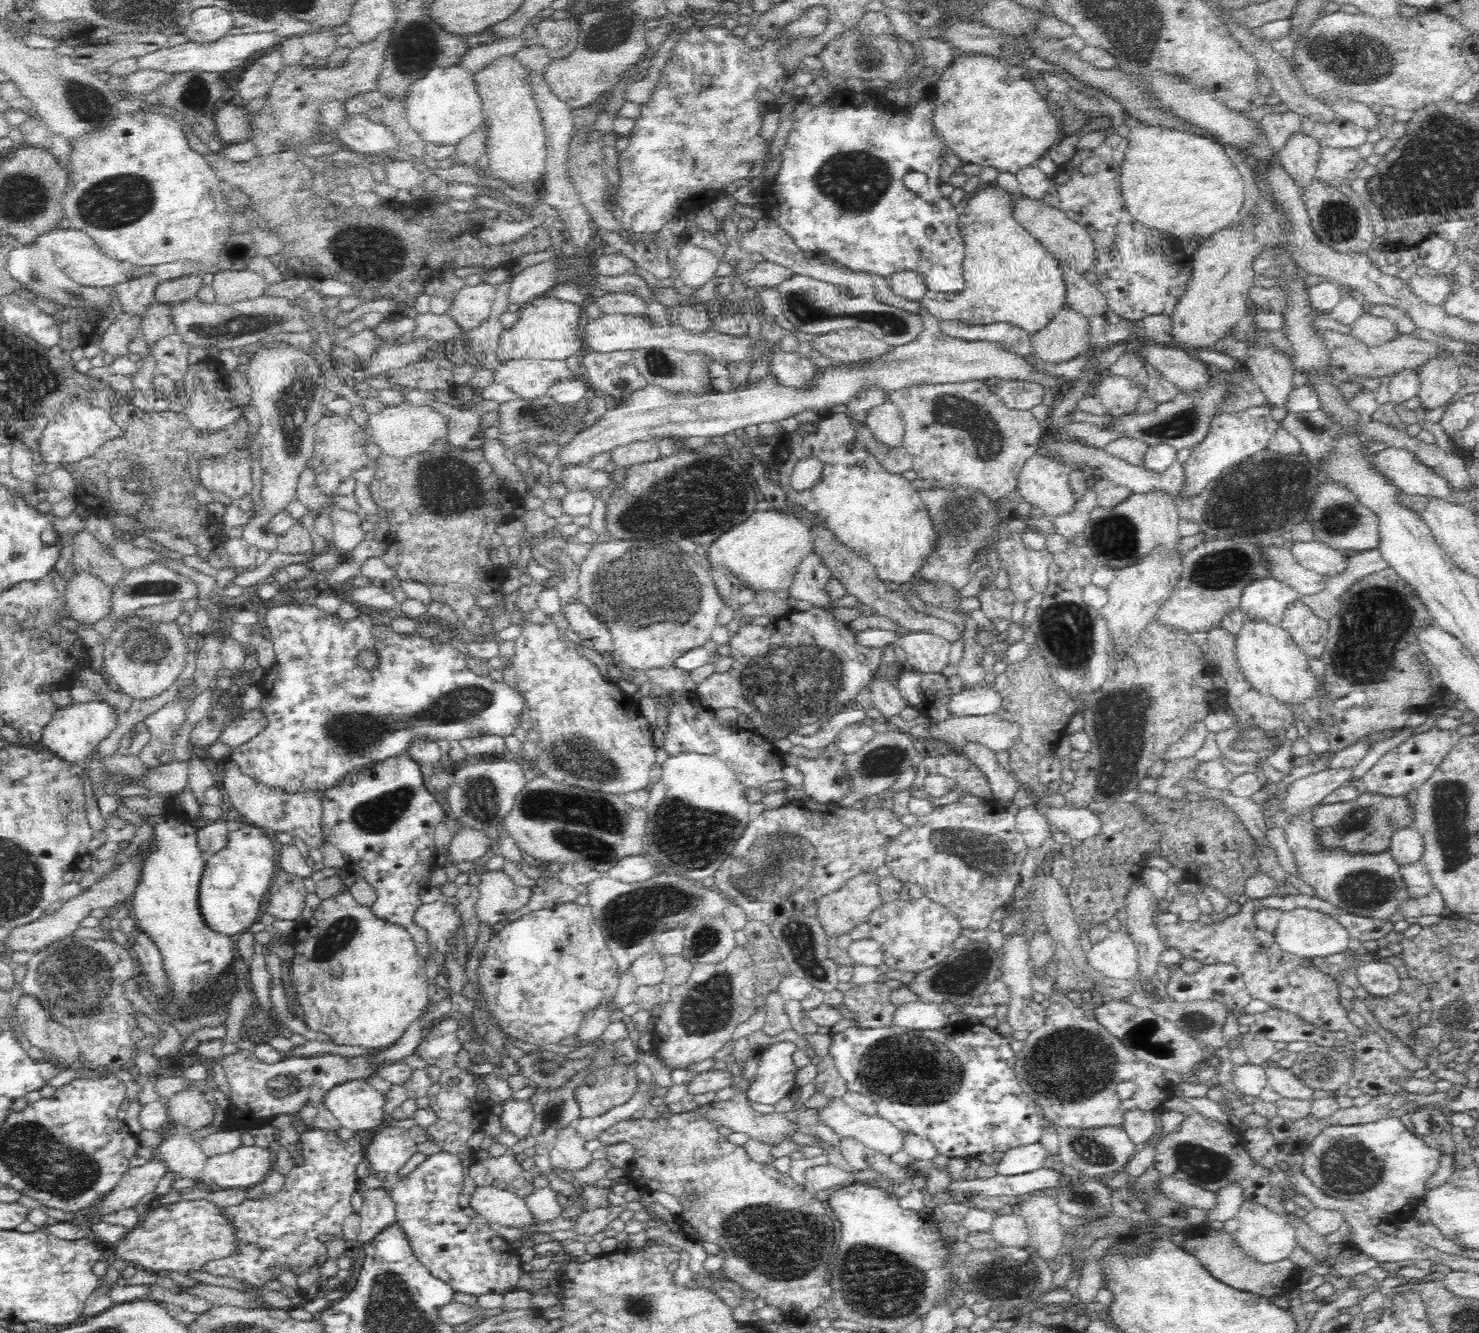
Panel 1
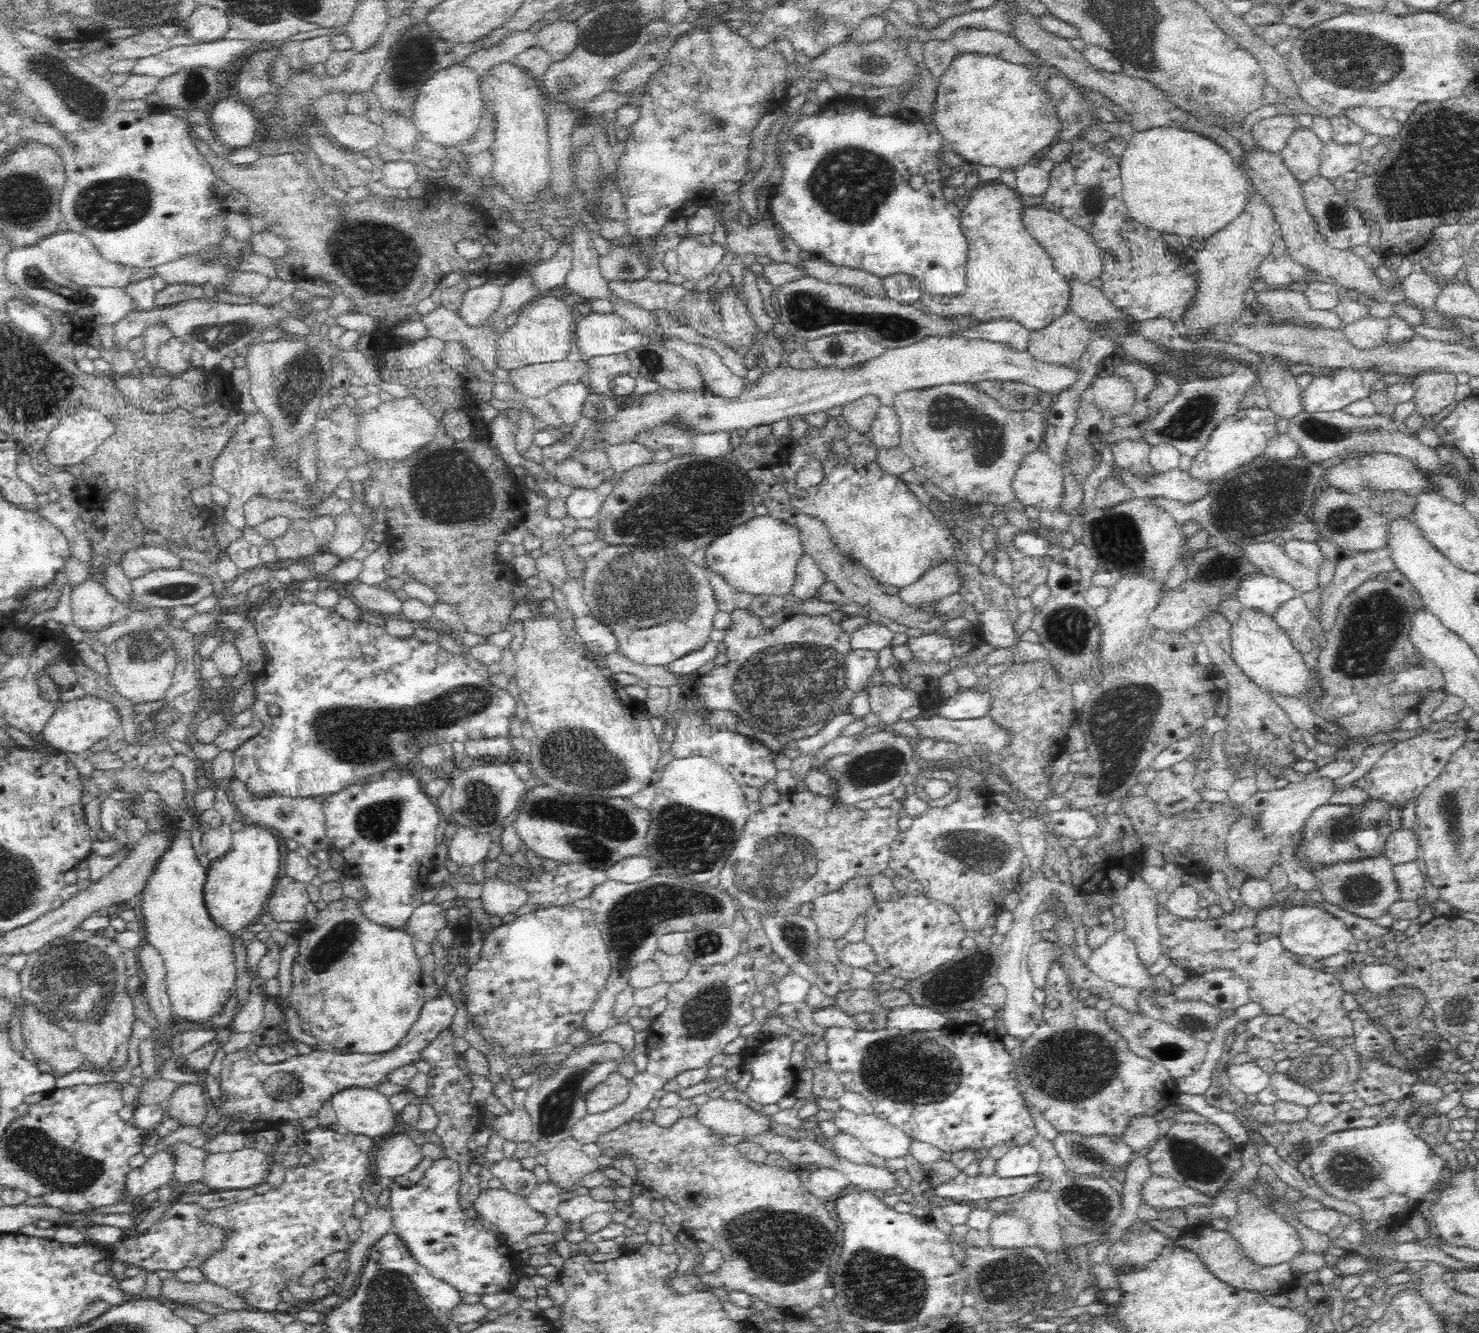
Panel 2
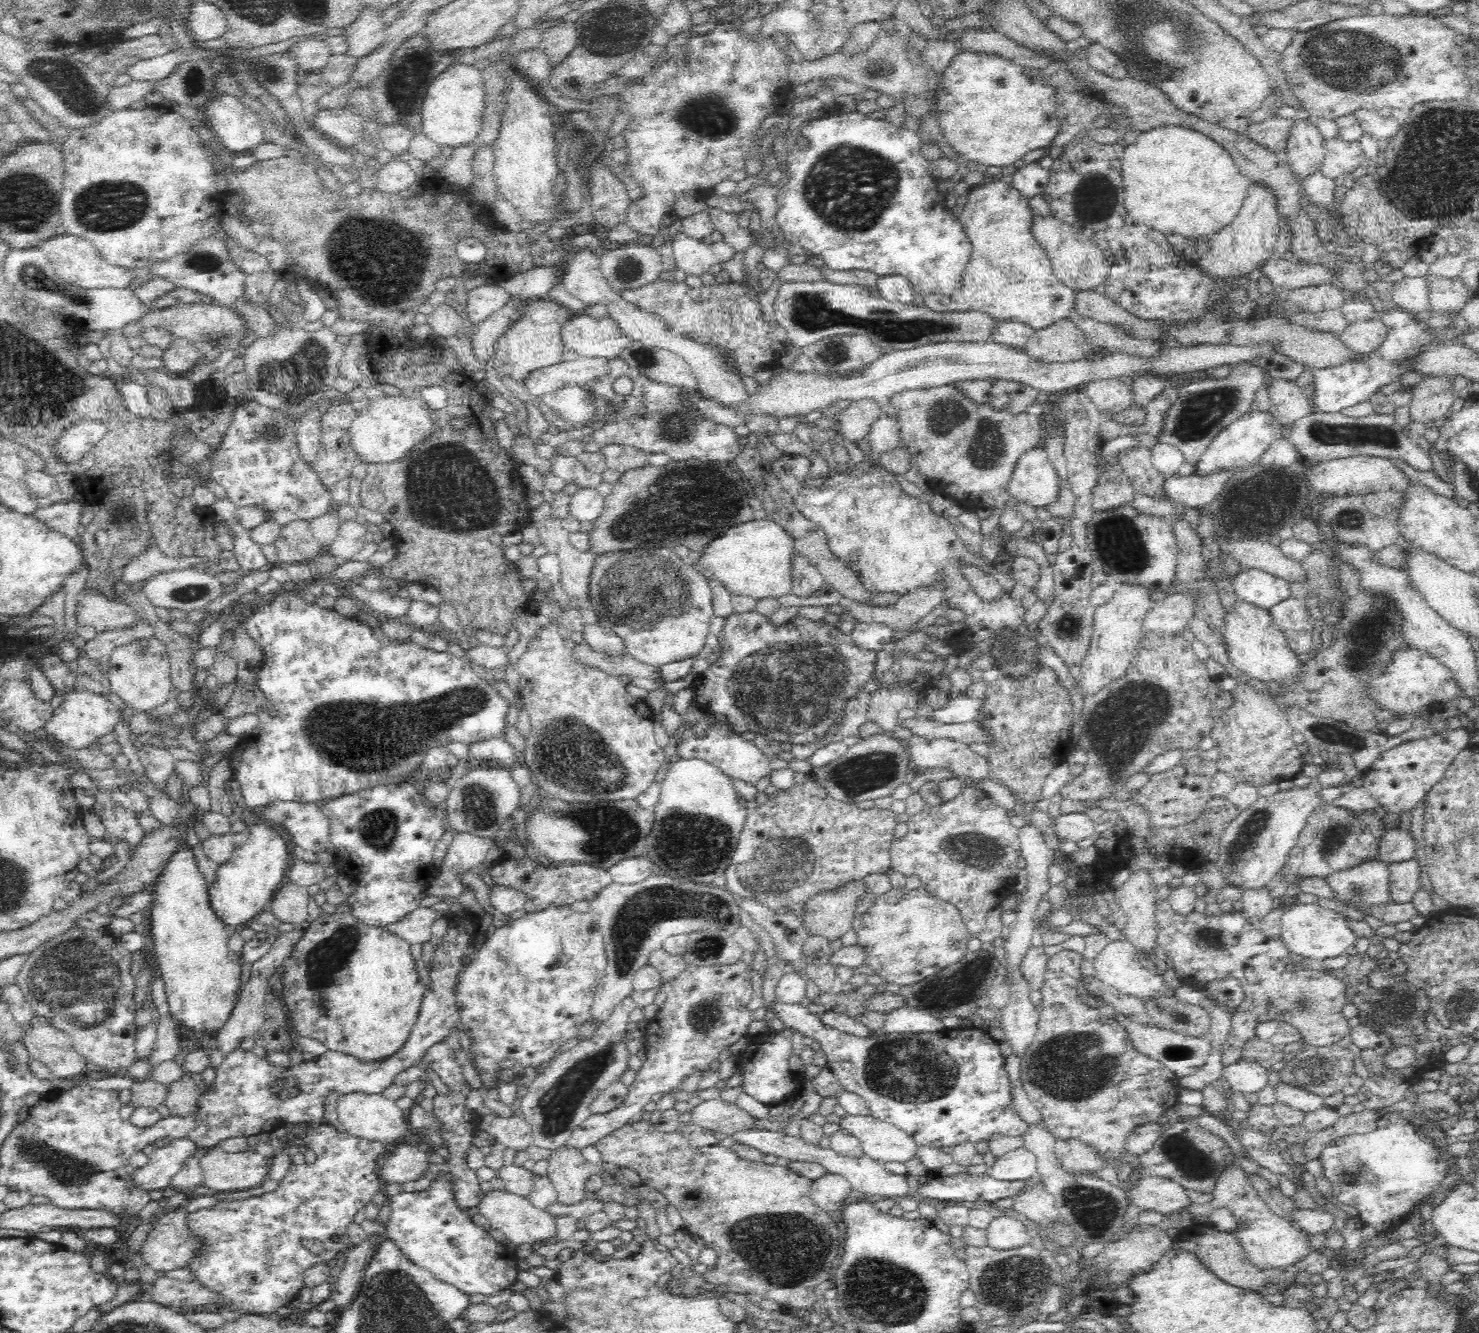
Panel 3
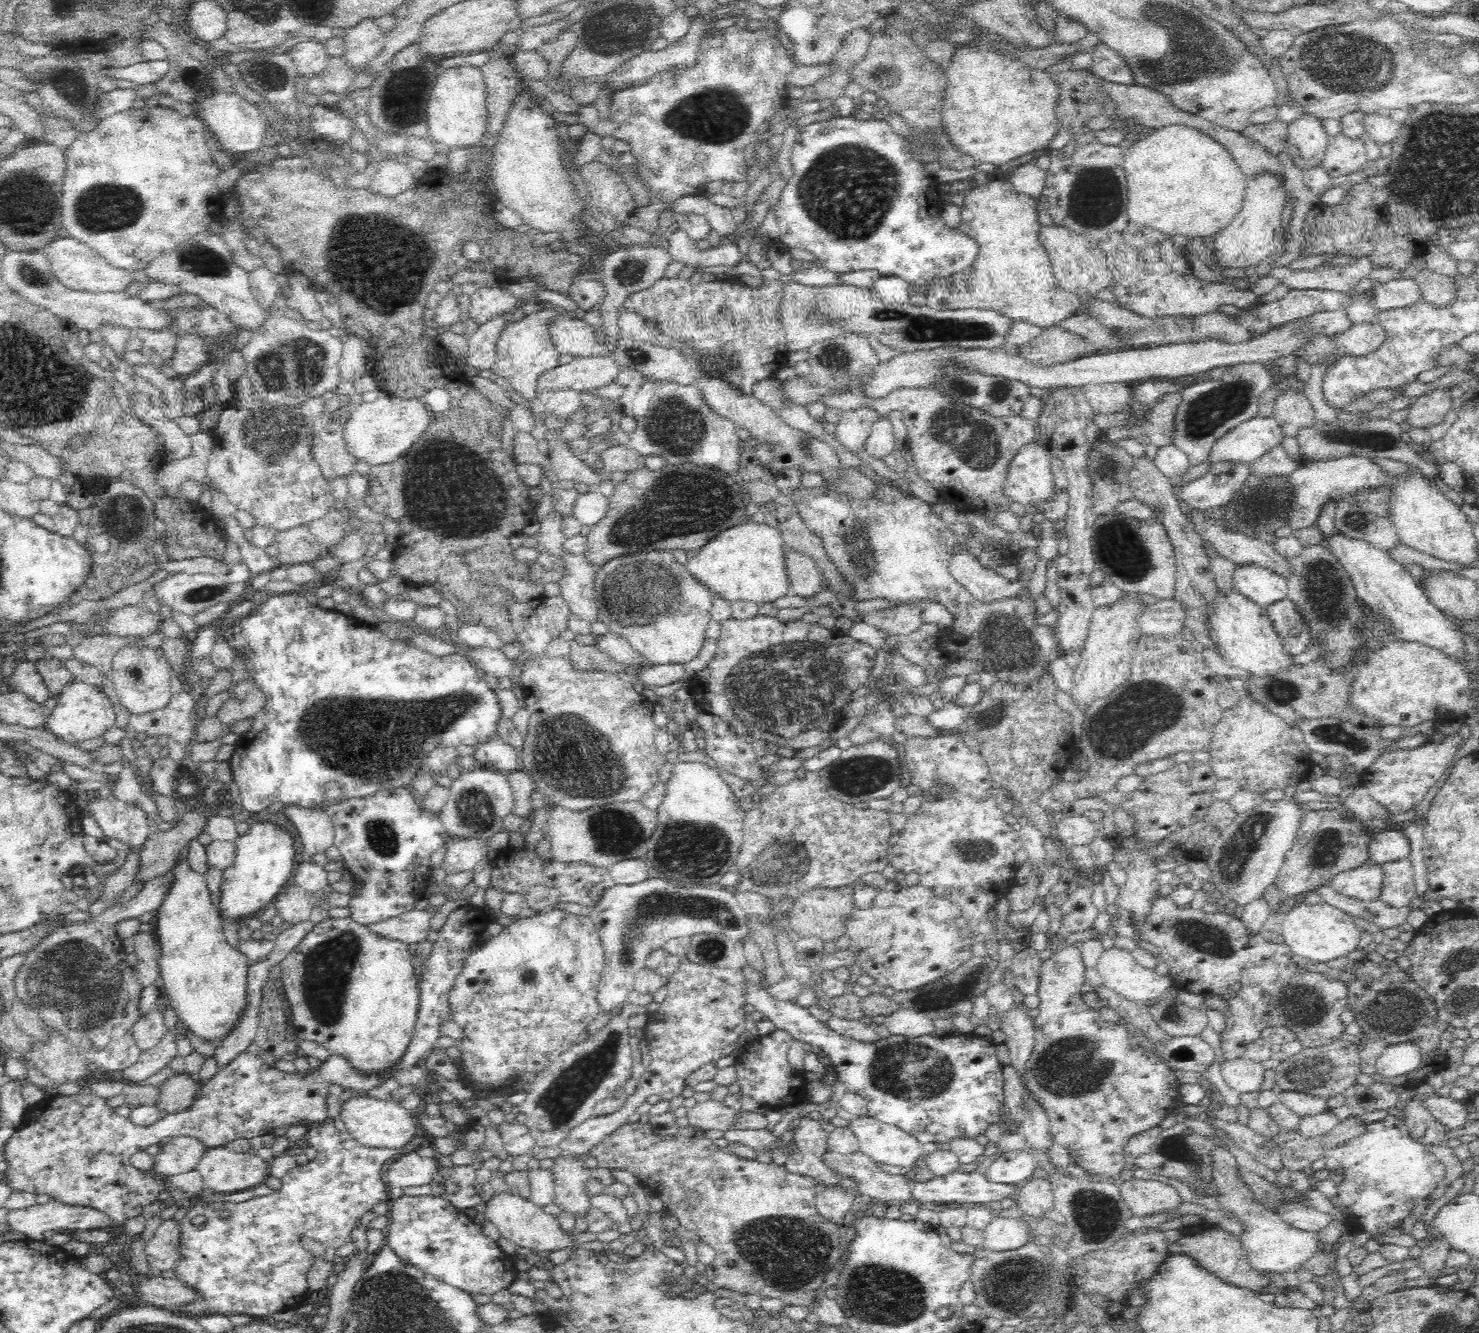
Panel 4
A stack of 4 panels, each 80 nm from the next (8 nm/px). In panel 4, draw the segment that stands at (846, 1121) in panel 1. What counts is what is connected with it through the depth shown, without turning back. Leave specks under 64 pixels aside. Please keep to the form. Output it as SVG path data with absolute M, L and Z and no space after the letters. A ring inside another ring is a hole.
M868 1116L856 1118L847 1127L857 1137L858 1150L876 1163L904 1168L905 1176L914 1179L914 1168L926 1155L923 1143L918 1139L896 1126L883 1124Z

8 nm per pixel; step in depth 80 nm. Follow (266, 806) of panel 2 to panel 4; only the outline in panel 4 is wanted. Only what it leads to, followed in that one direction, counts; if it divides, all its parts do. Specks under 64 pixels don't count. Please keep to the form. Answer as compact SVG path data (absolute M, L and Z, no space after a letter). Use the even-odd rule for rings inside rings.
M288 805L278 813L277 819L292 822L301 839L303 850L310 856L324 854L328 848L334 846L334 825L321 807Z

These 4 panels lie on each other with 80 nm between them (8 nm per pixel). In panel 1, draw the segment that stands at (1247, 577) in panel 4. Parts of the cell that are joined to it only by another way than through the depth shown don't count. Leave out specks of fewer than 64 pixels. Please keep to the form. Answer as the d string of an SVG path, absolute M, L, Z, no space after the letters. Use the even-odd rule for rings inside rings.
M1258 578L1245 584L1241 590L1239 607L1244 617L1262 618L1271 624L1280 624L1280 615L1301 594L1292 586L1274 578Z

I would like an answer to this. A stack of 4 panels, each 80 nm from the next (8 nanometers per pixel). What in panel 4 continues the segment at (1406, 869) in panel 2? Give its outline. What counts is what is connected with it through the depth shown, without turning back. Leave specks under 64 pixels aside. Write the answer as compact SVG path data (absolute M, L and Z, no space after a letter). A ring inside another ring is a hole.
M1409 859L1385 862L1379 900L1392 908L1412 905L1415 896L1412 863Z

